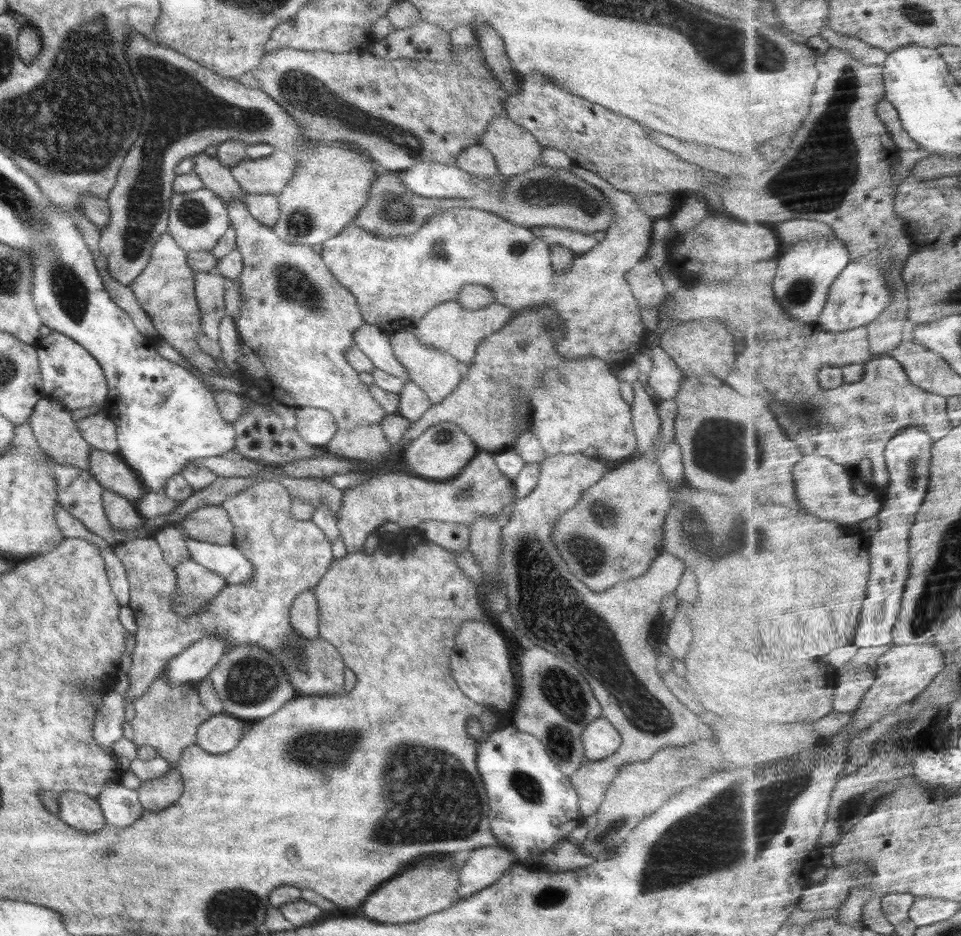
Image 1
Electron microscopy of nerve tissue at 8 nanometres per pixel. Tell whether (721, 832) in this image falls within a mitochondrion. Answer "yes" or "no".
yes

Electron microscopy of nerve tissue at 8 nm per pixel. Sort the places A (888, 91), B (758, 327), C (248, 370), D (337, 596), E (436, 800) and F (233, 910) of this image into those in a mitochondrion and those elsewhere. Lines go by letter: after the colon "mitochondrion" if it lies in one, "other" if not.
A: other
B: other
C: other
D: other
E: mitochondrion
F: mitochondrion

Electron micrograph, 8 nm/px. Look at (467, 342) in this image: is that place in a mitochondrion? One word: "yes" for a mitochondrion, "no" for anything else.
no

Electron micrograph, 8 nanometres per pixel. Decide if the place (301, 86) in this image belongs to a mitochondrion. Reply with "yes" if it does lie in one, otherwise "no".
yes

